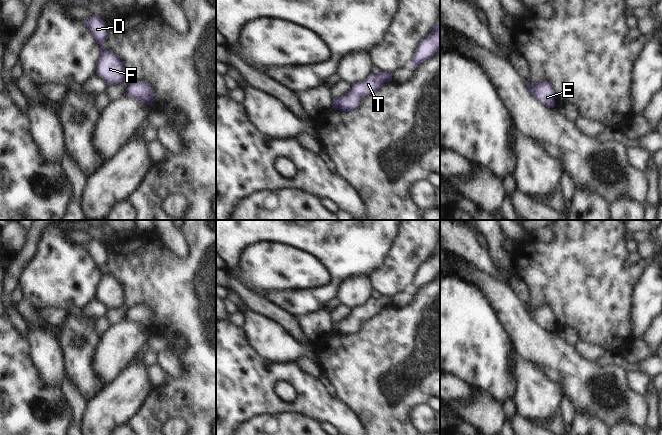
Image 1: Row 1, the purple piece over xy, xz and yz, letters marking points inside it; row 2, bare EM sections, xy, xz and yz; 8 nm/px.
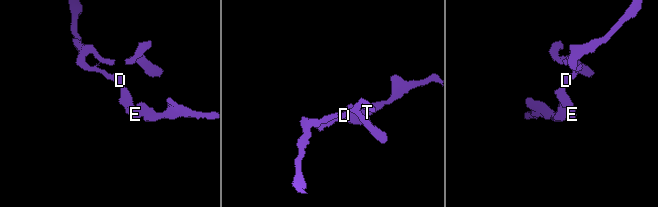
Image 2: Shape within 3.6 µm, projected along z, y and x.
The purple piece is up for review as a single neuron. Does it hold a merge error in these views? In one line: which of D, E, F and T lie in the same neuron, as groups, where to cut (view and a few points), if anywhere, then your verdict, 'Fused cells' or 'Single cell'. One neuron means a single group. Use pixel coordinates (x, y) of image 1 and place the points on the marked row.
Groups: D E F T. No split. Single cell

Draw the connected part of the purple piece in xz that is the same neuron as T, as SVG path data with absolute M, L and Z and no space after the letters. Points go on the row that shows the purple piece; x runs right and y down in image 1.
M392 72L370 73L363 81L354 83L349 92L333 98L332 108L351 111L359 106L362 96L377 91L389 81L392 81Z

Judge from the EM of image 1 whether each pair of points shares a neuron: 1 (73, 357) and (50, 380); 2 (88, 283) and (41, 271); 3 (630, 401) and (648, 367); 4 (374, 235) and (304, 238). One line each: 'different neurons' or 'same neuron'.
1: different neurons
2: same neuron
3: different neurons
4: same neuron

